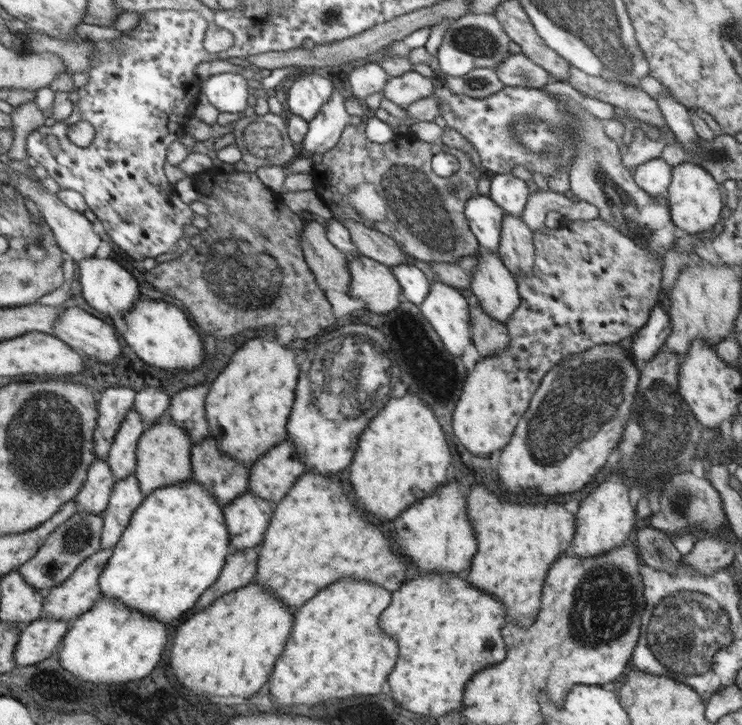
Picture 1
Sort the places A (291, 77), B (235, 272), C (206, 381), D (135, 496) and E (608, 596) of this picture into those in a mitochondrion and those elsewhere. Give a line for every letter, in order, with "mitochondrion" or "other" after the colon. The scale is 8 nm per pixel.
A: other
B: mitochondrion
C: other
D: other
E: mitochondrion

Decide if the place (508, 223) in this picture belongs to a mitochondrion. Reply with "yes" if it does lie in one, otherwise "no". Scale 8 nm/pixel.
no

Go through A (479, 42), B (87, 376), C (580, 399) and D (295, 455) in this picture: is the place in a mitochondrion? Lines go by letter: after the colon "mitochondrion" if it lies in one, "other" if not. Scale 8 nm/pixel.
A: mitochondrion
B: other
C: mitochondrion
D: other

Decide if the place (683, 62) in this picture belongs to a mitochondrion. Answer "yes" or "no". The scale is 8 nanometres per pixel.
no

